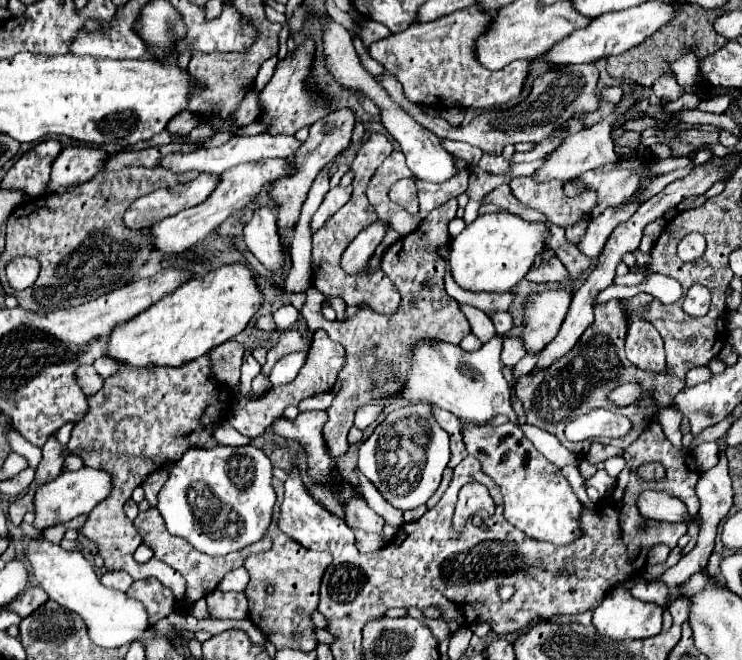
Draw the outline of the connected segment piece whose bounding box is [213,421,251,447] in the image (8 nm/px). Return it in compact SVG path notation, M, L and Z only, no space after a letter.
M228 421L217 425L218 426L215 426L213 429L213 435L220 444L239 447L250 443L251 439L241 435L228 423Z

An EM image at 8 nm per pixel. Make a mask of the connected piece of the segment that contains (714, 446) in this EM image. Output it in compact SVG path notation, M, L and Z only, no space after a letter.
M702 443L692 449L692 455L700 469L712 469L718 463L718 443Z

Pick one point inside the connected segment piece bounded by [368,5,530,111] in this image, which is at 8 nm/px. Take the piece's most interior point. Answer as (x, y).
(435, 62)

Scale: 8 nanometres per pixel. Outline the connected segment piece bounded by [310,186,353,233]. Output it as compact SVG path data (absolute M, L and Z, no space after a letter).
M352 186L332 187L332 189L326 193L326 197L324 197L322 205L318 207L318 211L312 215L310 231L312 231L312 233L316 233L316 229L320 229L320 225L324 225L324 223L326 223L326 219L328 219L330 215L334 215L342 205L346 205L346 201L350 199L352 191Z

